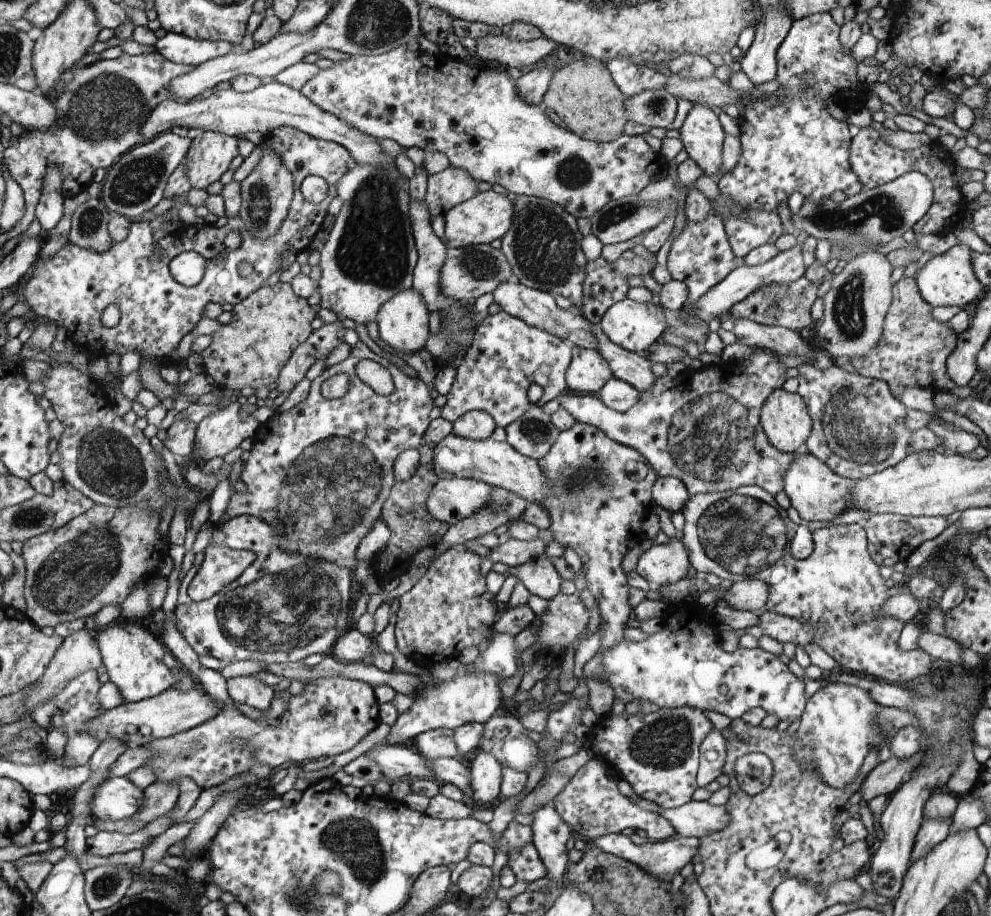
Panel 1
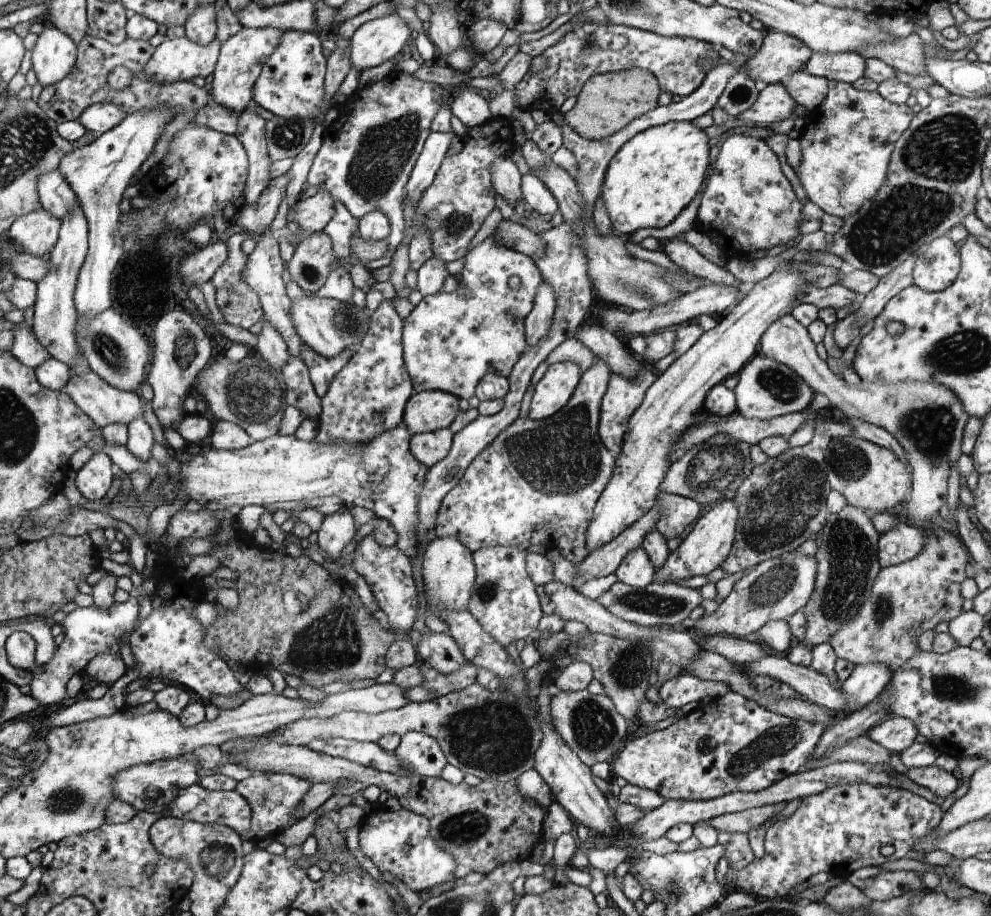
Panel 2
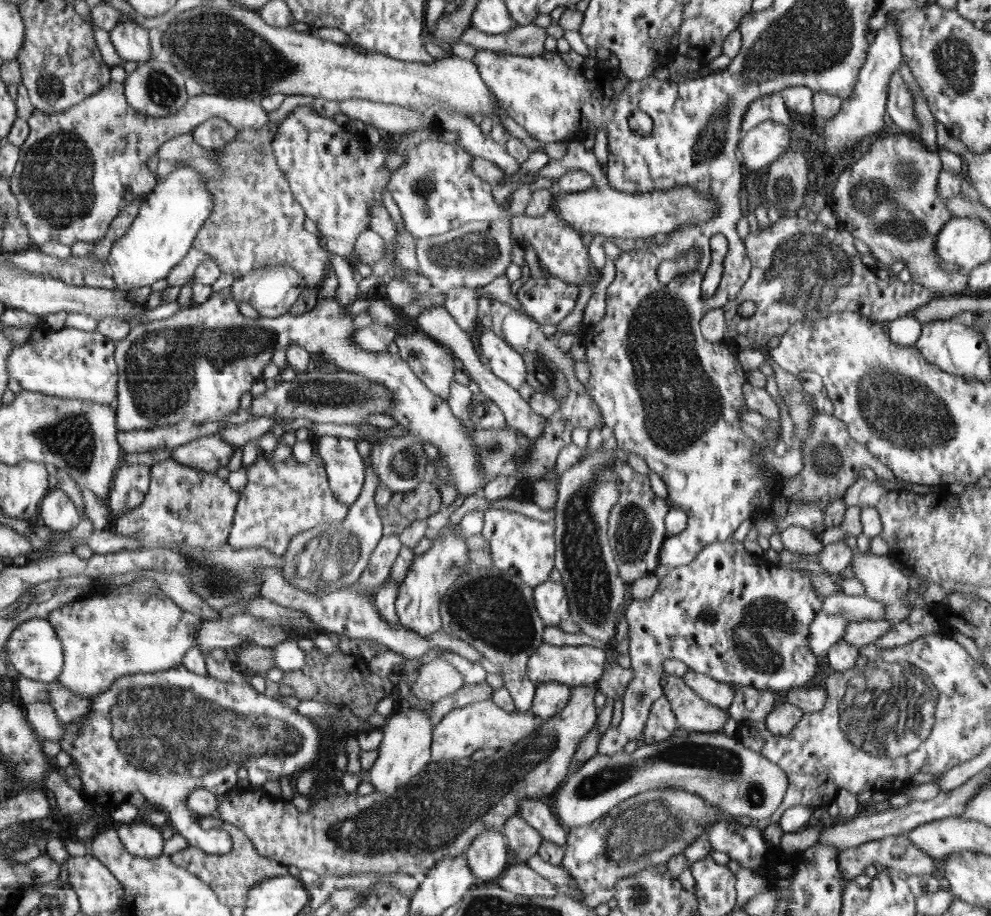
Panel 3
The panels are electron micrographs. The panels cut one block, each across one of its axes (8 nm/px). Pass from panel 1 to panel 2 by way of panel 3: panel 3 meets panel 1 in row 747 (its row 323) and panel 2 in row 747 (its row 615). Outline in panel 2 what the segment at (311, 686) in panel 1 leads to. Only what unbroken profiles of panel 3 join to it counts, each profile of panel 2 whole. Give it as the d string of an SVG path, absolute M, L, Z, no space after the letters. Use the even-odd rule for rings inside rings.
M410 732L401 736L400 746L393 754L400 766L413 776L438 778L447 765L436 739L422 733Z

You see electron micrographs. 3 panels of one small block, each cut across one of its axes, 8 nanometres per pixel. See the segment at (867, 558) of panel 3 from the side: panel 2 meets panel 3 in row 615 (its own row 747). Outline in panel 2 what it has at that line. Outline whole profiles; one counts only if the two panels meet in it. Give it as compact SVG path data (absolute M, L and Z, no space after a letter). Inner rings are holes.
M889 716L868 732L869 737L890 752L902 752L910 748L919 732L908 718Z

